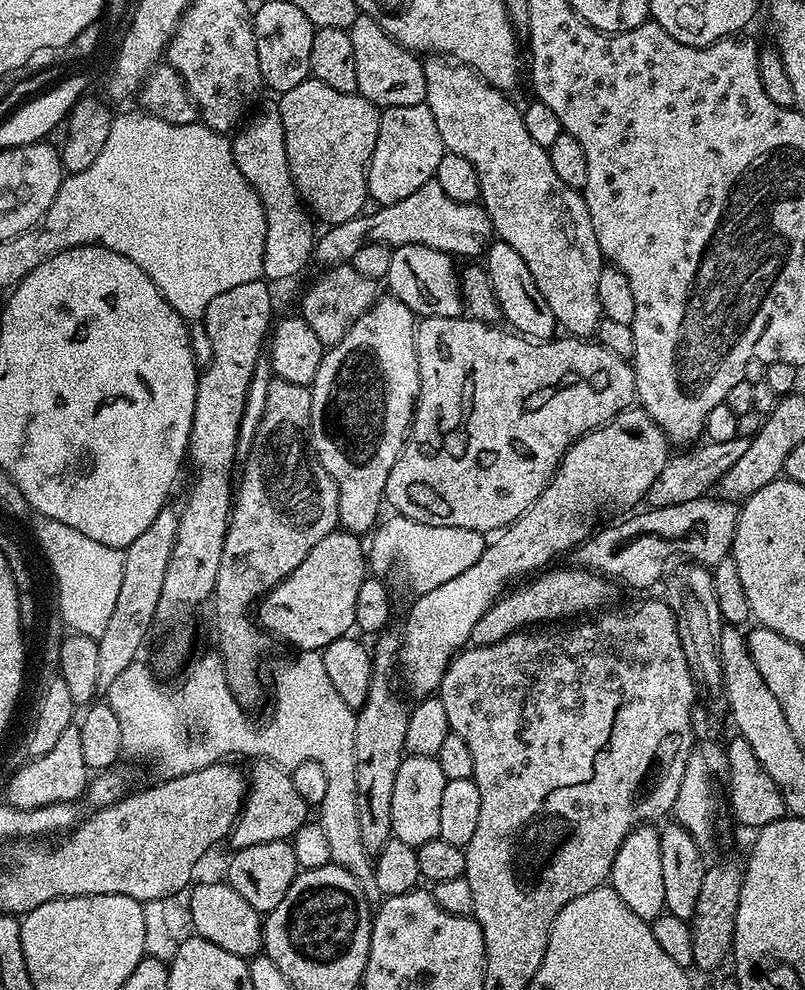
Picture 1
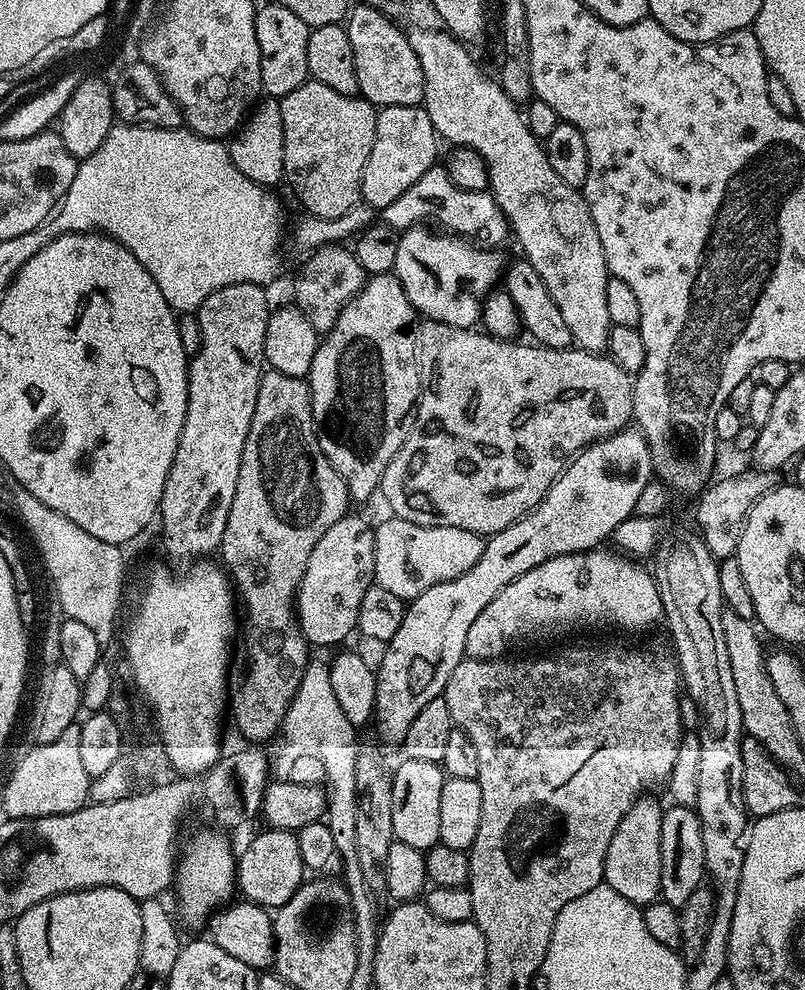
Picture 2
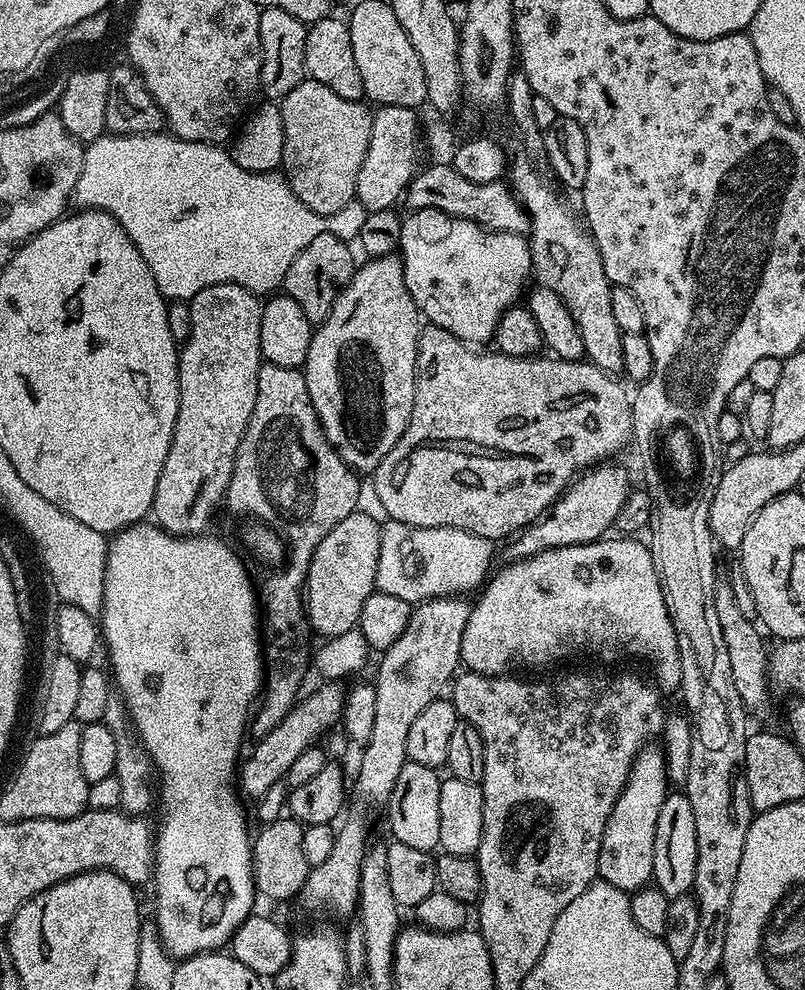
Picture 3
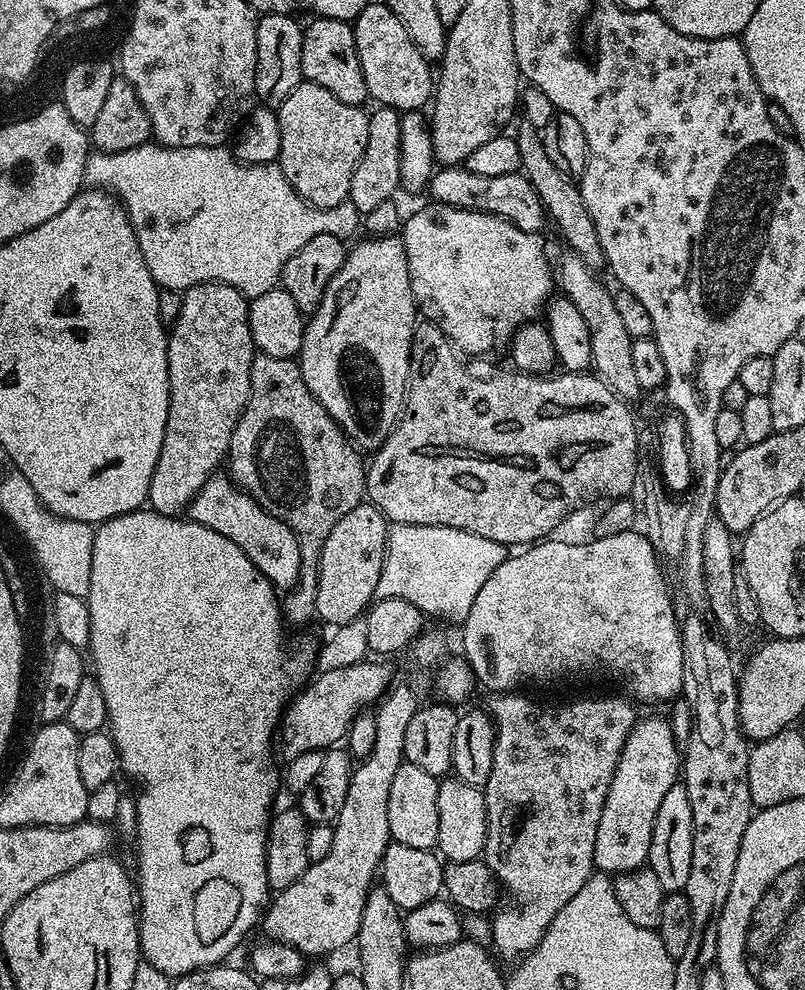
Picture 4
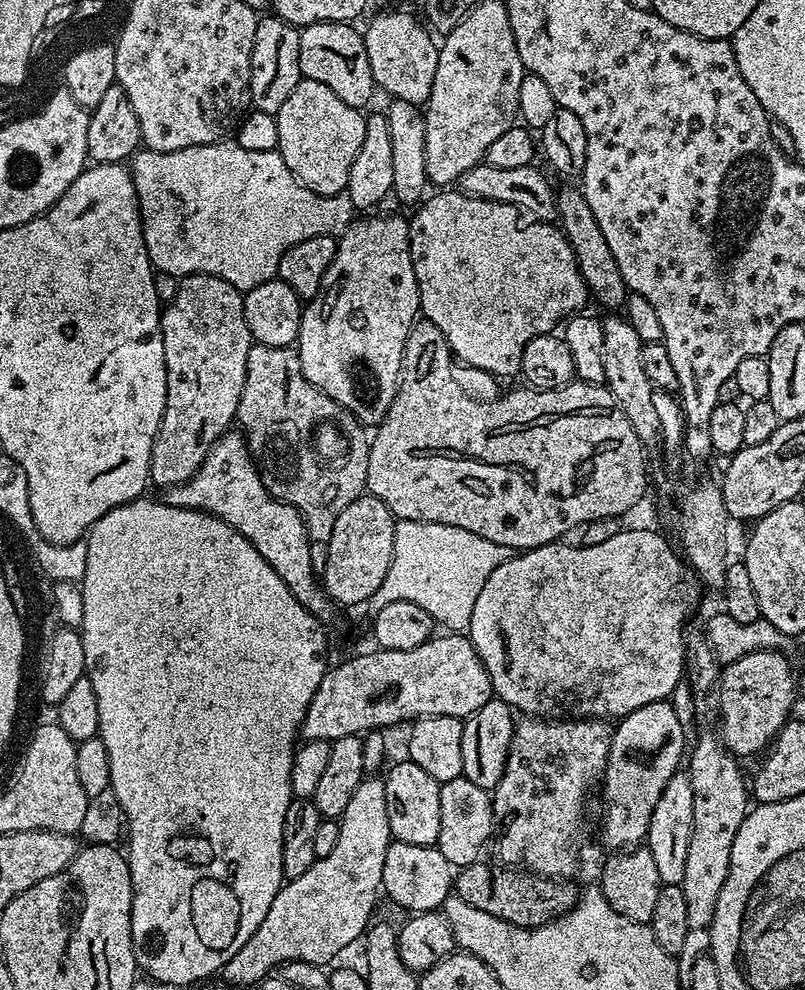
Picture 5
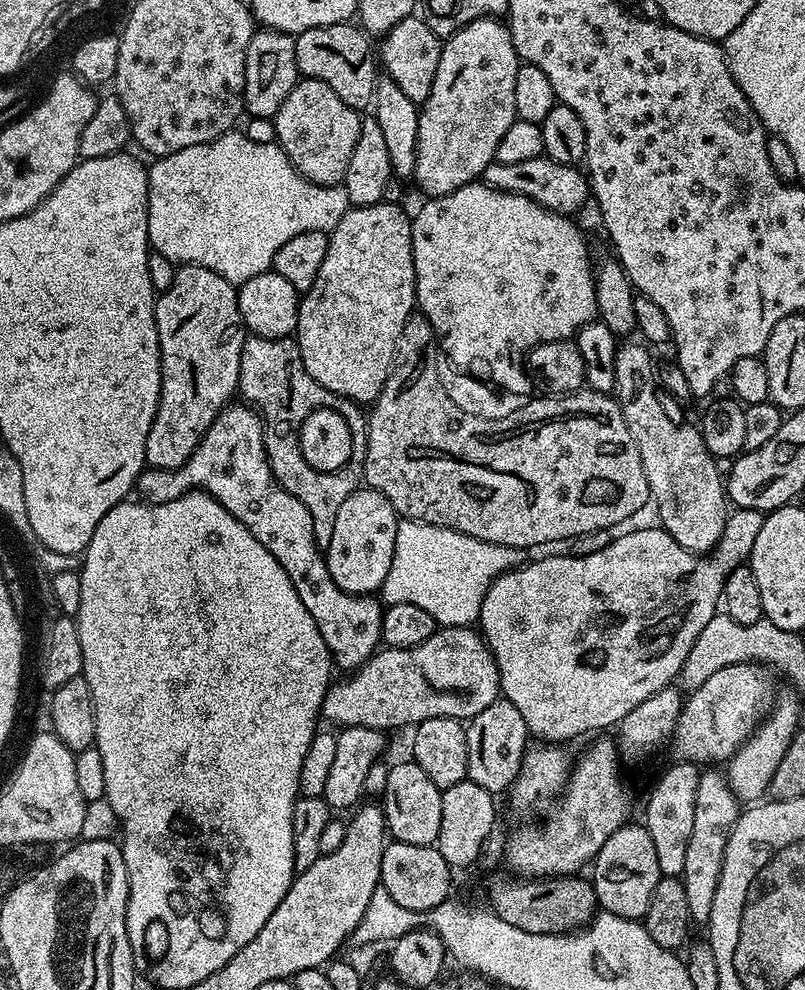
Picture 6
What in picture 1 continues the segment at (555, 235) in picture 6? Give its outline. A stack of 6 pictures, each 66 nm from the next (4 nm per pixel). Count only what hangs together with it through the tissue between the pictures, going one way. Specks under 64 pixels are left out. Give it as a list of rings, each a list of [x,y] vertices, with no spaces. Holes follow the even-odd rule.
[[[407,244],[391,249],[387,291],[399,298],[417,317],[459,316],[462,312],[457,261],[447,252],[427,248],[425,244]]]

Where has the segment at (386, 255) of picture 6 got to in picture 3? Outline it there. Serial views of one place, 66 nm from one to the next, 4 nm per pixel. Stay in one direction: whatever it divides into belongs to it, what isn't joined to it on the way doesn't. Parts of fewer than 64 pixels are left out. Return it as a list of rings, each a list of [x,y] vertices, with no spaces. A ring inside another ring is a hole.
[[[396,254],[365,259],[352,275],[352,281],[338,294],[328,317],[315,325],[302,369],[306,390],[310,390],[310,402],[333,450],[357,474],[375,472],[382,458],[394,450],[410,422],[416,393],[416,355],[421,327],[420,310],[414,298],[410,298],[410,290],[406,290],[404,262]]]

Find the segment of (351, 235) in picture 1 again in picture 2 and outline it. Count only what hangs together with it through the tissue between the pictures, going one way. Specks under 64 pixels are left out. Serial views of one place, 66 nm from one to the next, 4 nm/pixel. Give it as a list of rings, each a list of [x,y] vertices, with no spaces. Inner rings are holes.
[[[442,166],[426,170],[426,174],[422,174],[414,186],[410,186],[410,190],[405,190],[382,210],[382,216],[383,223],[395,230],[415,228],[427,222],[449,234],[471,240],[477,248],[489,250],[499,249],[499,244],[510,236],[508,219],[502,214],[491,191],[475,192],[454,186],[454,182],[450,182],[450,174]]]

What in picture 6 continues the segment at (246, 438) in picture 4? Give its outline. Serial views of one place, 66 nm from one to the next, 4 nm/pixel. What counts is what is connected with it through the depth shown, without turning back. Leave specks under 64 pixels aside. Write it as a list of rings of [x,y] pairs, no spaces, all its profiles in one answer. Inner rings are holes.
[[[249,335],[245,339],[238,392],[249,405],[255,407],[263,423],[264,449],[274,478],[287,492],[294,494],[294,498],[298,498],[298,502],[302,502],[306,510],[310,510],[316,545],[322,550],[327,550],[330,537],[334,535],[334,518],[338,518],[342,502],[346,502],[346,498],[350,498],[350,494],[354,494],[357,488],[361,487],[364,479],[364,459],[368,445],[368,418],[365,409],[356,401],[334,394],[314,382],[302,362],[299,344],[295,339],[286,336],[262,338]],[[319,408],[332,408],[342,414],[352,435],[351,458],[333,472],[323,472],[310,466],[300,449],[302,422]]]

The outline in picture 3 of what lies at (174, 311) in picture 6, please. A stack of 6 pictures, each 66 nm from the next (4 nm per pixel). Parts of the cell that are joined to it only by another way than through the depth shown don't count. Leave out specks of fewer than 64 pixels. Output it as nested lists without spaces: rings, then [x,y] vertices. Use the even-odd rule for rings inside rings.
[[[206,286],[190,302],[190,338],[179,349],[178,418],[151,510],[155,523],[174,536],[207,533],[216,507],[225,503],[238,446],[258,398],[261,330],[262,300],[249,288]]]

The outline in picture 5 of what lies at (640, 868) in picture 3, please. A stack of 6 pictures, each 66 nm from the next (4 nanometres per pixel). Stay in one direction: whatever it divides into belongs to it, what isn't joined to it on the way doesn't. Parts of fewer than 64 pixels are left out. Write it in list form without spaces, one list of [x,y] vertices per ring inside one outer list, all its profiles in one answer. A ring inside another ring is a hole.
[[[671,699],[650,702],[619,717],[612,729],[610,754],[602,777],[604,825],[600,828],[600,836],[605,846],[612,848],[608,850],[631,850],[645,843],[654,806],[658,806],[666,782],[677,775],[680,759],[681,764],[685,759],[684,732],[686,726],[678,722]]]

